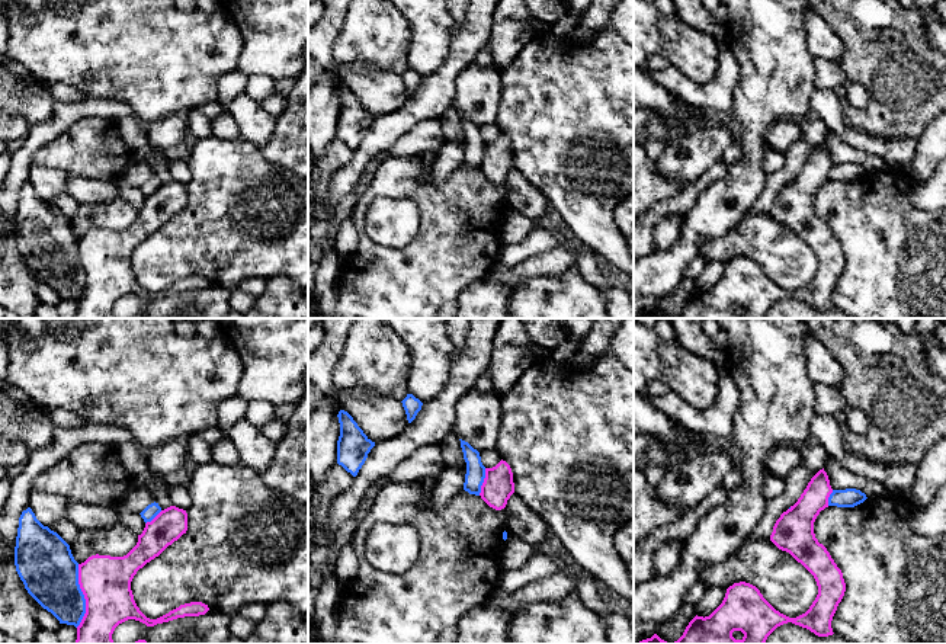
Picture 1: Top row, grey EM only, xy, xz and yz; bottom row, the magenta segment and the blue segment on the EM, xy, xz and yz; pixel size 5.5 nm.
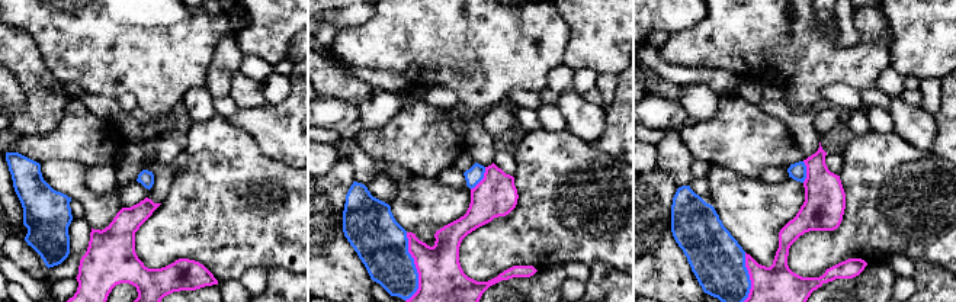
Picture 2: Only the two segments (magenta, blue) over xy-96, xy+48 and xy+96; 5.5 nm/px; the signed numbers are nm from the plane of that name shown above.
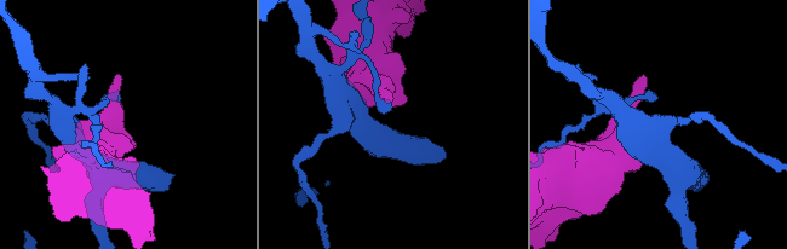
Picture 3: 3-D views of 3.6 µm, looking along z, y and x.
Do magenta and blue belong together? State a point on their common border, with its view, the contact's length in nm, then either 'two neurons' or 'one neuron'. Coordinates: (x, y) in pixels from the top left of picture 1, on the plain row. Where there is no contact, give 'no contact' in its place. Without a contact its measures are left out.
contact xy (85, 271); length 360 nm; two neurons

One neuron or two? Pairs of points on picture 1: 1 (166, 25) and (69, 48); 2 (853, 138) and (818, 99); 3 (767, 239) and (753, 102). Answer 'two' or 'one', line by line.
1: one
2: one
3: two

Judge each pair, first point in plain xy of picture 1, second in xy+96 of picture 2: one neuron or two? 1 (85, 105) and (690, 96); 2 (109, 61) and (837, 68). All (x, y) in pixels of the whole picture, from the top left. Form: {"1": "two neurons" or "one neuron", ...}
{"1": "one neuron", "2": "one neuron"}

